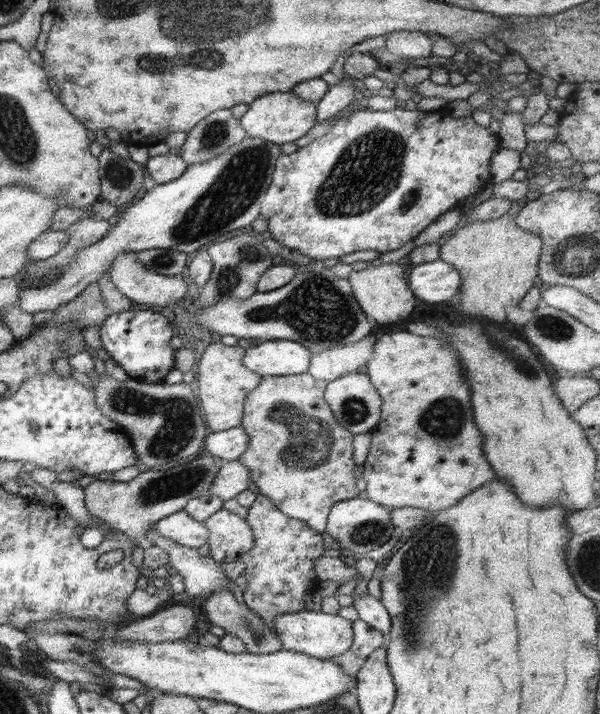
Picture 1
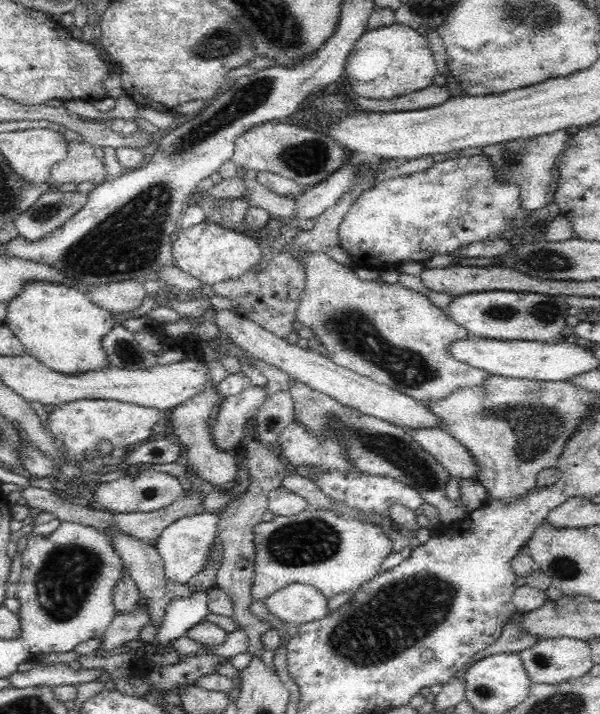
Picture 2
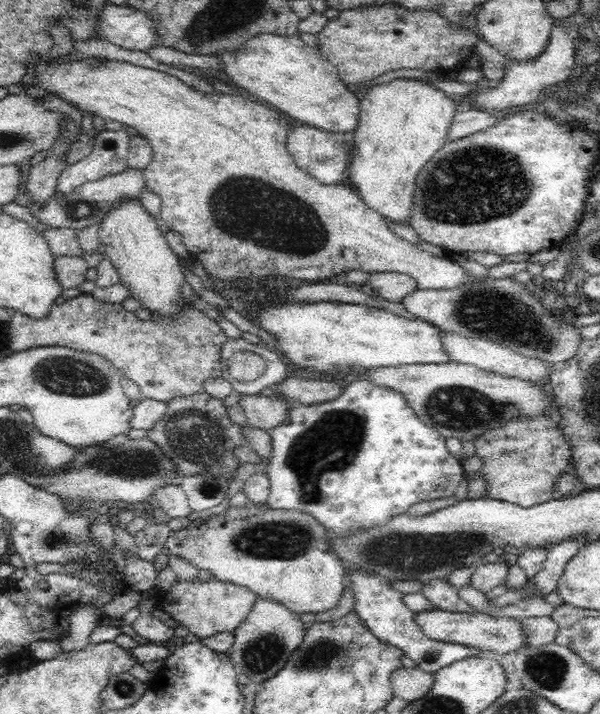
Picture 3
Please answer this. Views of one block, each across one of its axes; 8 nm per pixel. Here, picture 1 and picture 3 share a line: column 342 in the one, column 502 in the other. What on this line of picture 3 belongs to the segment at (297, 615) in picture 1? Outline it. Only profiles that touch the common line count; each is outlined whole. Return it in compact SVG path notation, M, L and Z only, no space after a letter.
M435 609L415 614L415 624L421 629L421 632L432 640L452 644L463 644L480 650L492 650L498 654L517 651L521 648L524 637L521 622L512 620L512 618L492 618L486 614L478 616L465 616L464 614L454 614L444 610Z

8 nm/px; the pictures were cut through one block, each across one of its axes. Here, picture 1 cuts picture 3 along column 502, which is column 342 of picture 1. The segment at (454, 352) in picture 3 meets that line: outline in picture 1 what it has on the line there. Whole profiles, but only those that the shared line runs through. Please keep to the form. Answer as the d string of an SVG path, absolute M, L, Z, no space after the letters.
M363 337L355 344L347 344L321 353L311 353L306 370L315 380L331 382L347 373L359 372L373 359L373 338Z

